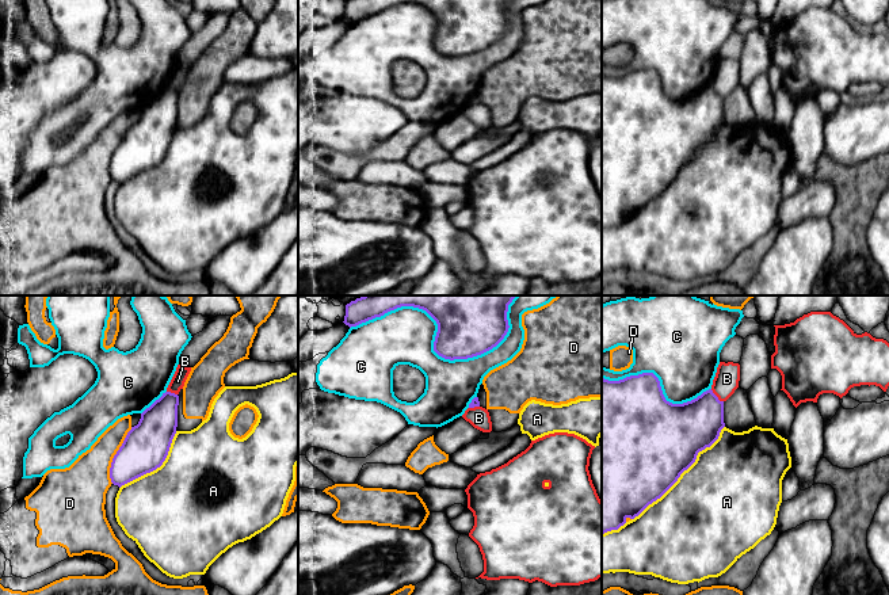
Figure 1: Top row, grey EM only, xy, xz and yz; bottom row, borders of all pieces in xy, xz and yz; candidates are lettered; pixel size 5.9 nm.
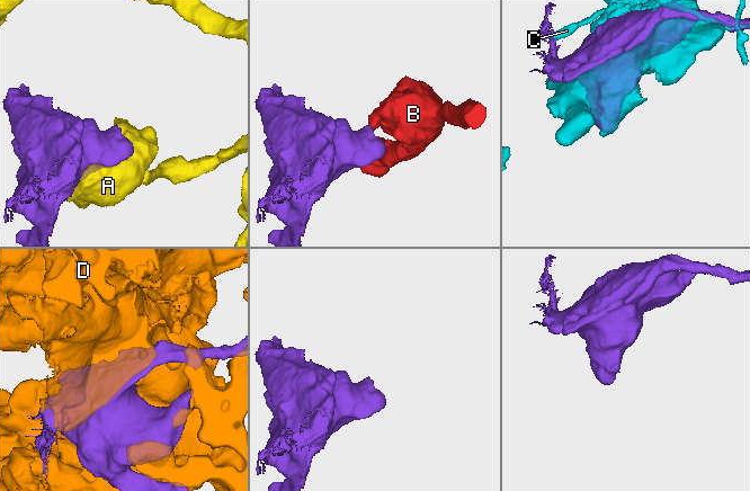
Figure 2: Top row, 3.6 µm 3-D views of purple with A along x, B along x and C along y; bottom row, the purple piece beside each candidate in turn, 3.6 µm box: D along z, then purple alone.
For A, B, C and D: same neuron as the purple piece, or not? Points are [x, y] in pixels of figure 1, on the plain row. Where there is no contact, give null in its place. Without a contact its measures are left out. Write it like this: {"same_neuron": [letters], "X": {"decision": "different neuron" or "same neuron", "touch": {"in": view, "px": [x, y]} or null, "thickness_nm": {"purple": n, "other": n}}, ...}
{"same_neuron": [], "A": {"decision": "different neuron", "touch": {"in": "yz", "px": [682, 168]}, "thickness_nm": {"purple": 500, "other": 480}}, "B": {"decision": "different neuron", "touch": {"in": "yz", "px": [716, 92]}, "thickness_nm": {"purple": 300, "other": 150}}, "C": {"decision": "different neuron", "touch": {"in": "xz", "px": [434, 41]}, "thickness_nm": {"purple": 320, "other": 340}}, "D": {"decision": "different neuron", "touch": {"in": "xy", "px": [114, 152]}, "thickness_nm": {"purple": 280, "other": 280}}}

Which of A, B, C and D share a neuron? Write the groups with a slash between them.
A / B / C / D

